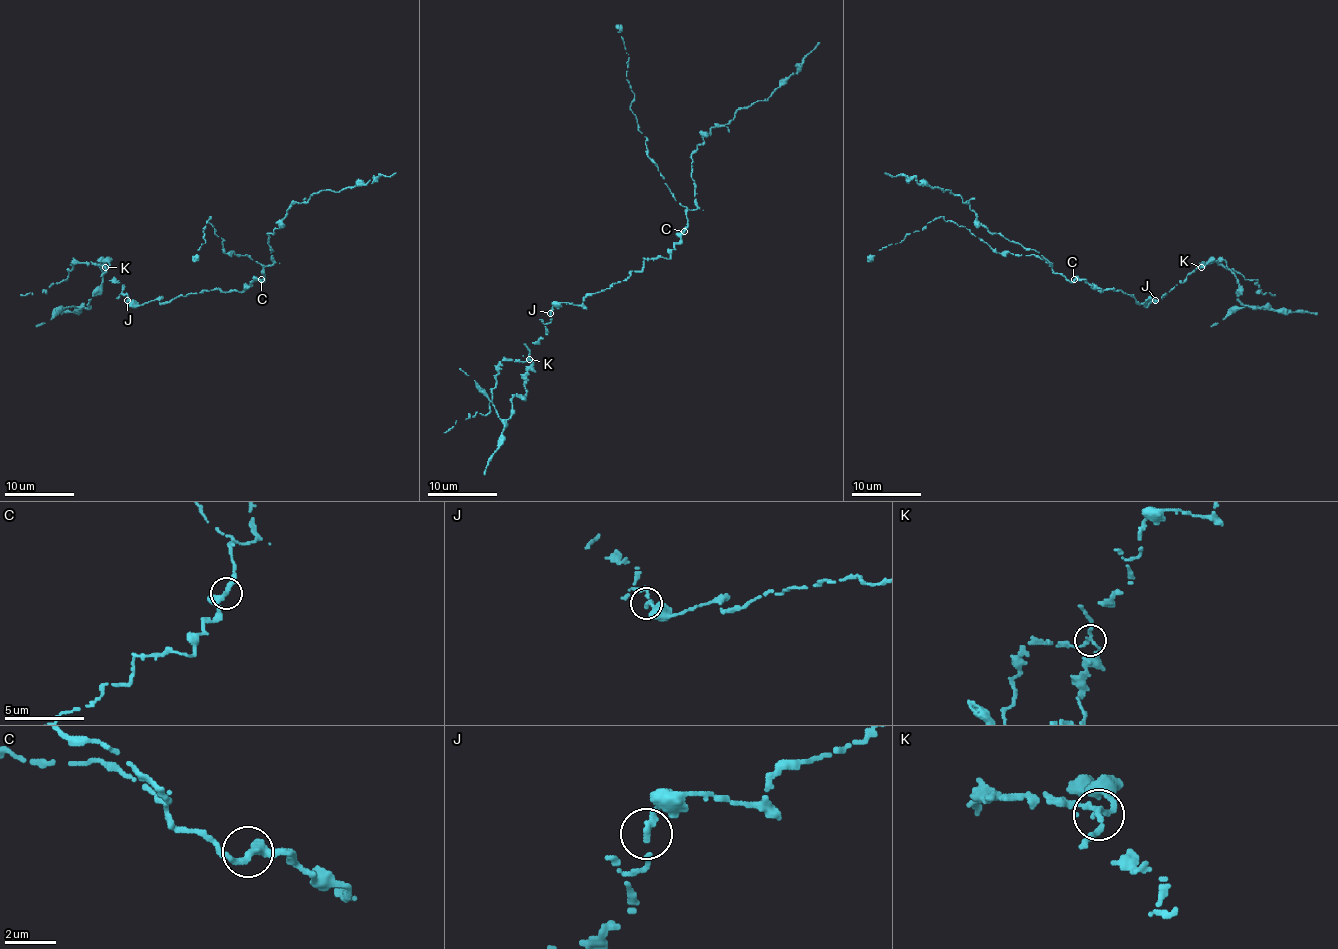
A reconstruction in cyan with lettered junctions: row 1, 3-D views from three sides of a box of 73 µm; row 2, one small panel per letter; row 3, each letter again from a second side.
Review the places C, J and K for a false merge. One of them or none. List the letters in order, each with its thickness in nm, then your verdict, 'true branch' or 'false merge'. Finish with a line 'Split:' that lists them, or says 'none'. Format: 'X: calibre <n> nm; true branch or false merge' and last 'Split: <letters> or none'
C: calibre 240 nm; true branch
J: calibre 240 nm; true branch
K: calibre 200 nm; false merge
Split: K

